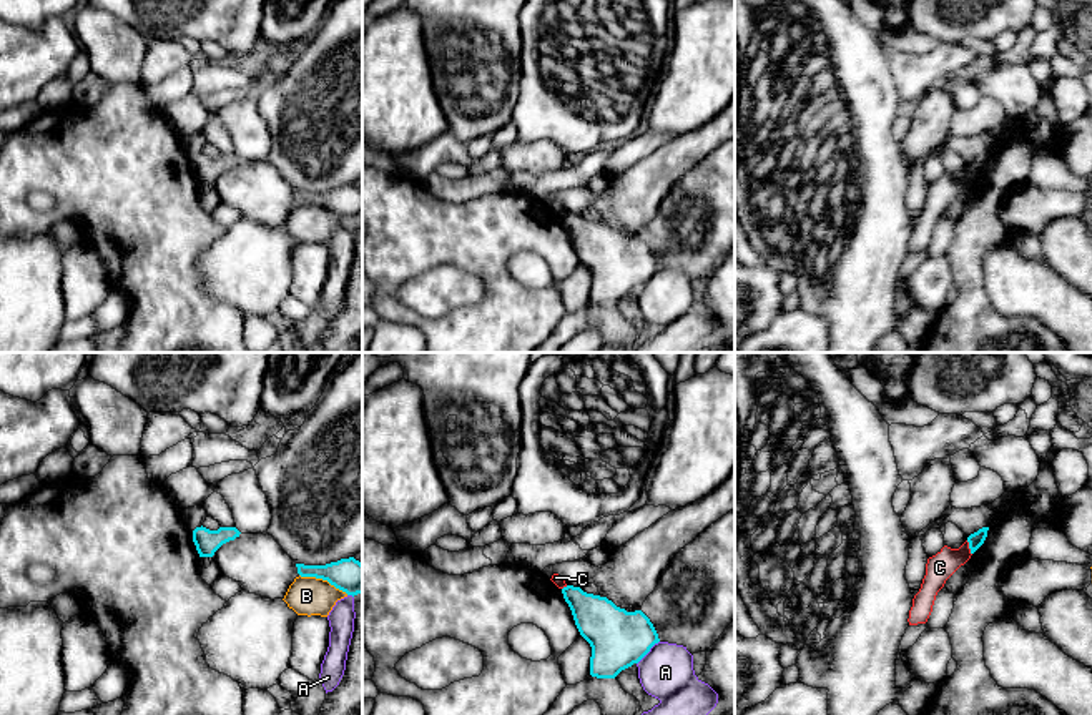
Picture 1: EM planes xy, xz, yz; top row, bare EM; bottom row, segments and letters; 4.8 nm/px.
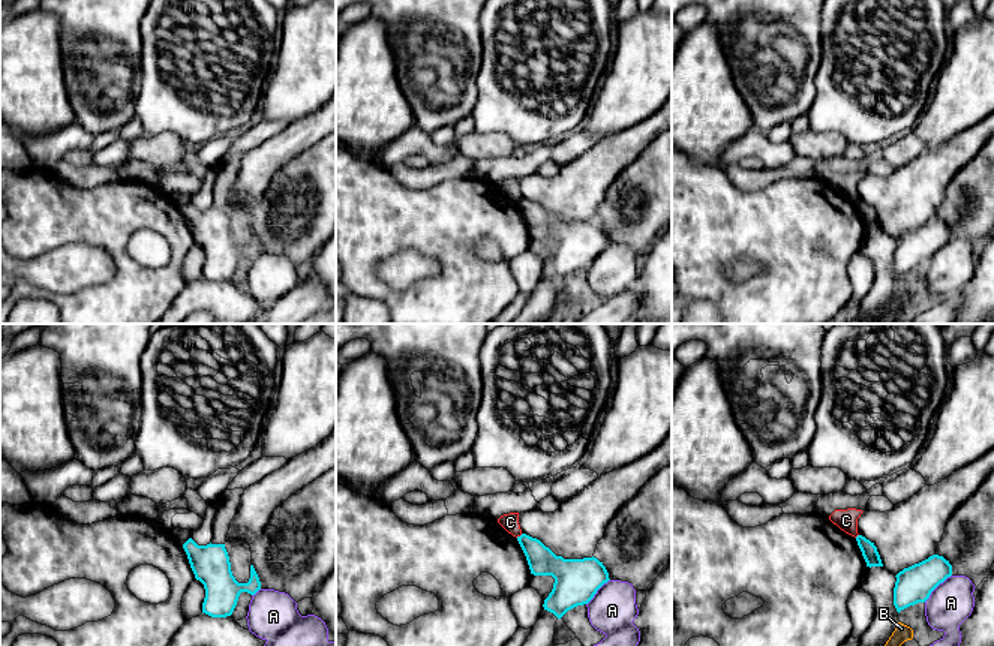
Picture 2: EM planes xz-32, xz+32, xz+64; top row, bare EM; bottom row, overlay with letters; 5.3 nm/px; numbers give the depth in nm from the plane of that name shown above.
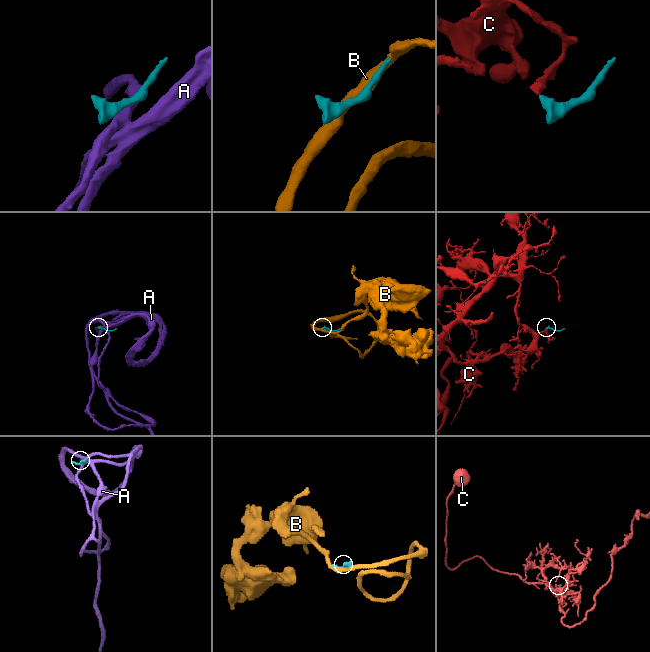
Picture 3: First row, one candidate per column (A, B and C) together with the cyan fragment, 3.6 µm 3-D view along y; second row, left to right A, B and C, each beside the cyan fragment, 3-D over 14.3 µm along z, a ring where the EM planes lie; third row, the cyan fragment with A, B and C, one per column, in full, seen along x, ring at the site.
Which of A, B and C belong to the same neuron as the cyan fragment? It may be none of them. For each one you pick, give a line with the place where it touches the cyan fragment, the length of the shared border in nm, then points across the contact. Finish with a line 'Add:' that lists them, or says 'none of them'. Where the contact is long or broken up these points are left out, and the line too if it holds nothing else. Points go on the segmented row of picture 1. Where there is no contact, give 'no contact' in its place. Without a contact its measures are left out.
Add: none of them

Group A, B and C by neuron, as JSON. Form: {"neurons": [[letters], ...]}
{"neurons": [["A", "B"], ["C"]]}

